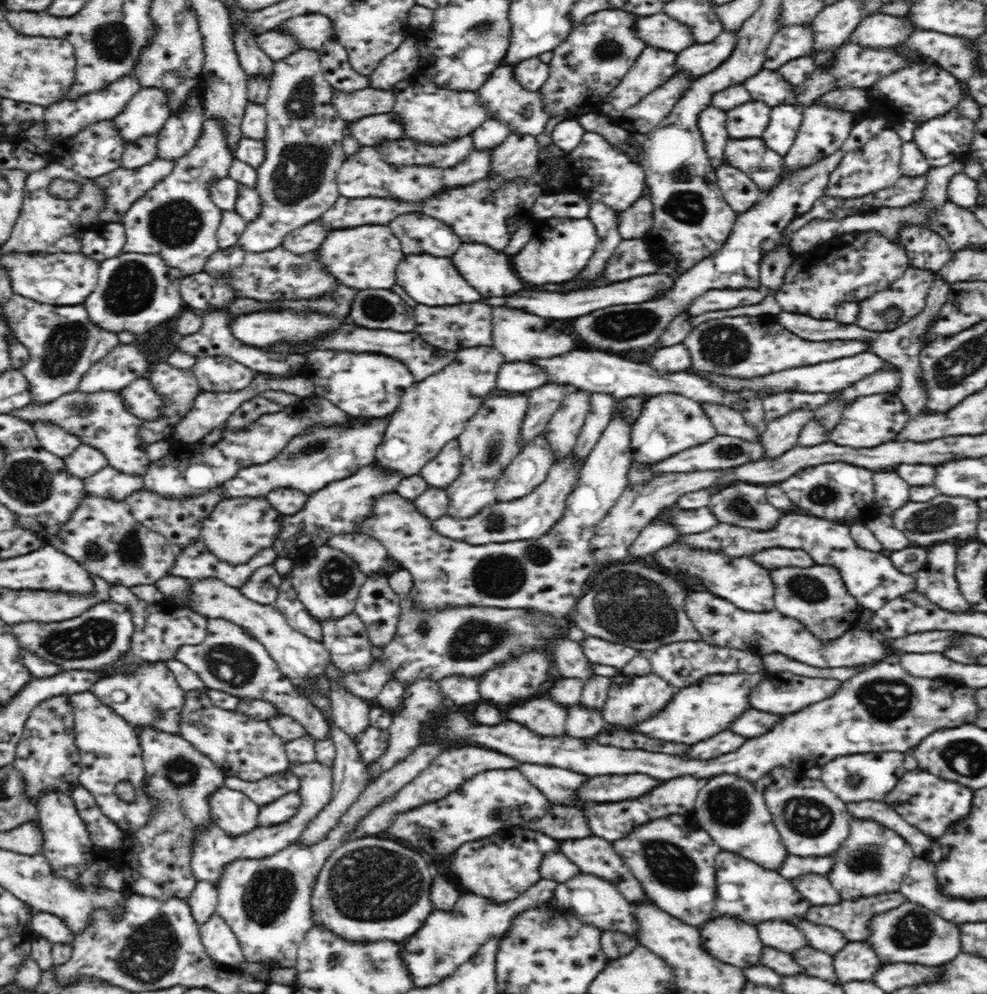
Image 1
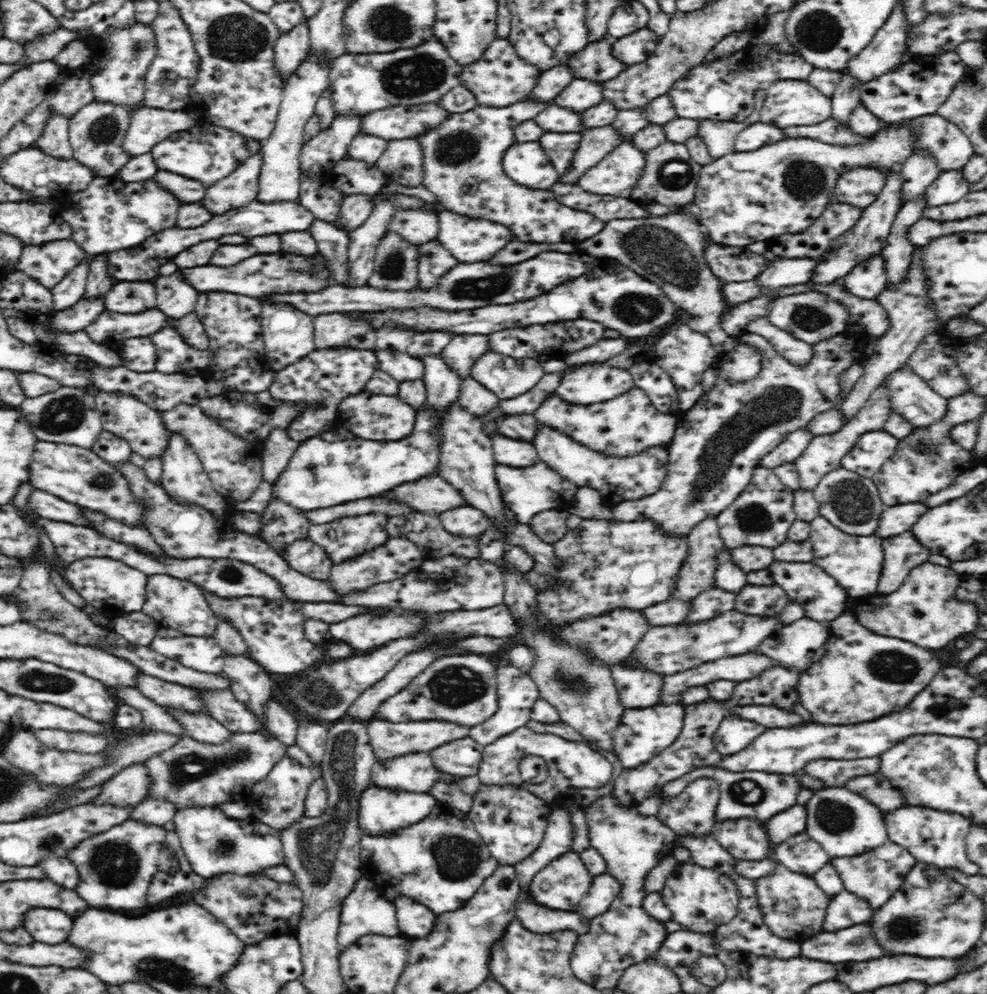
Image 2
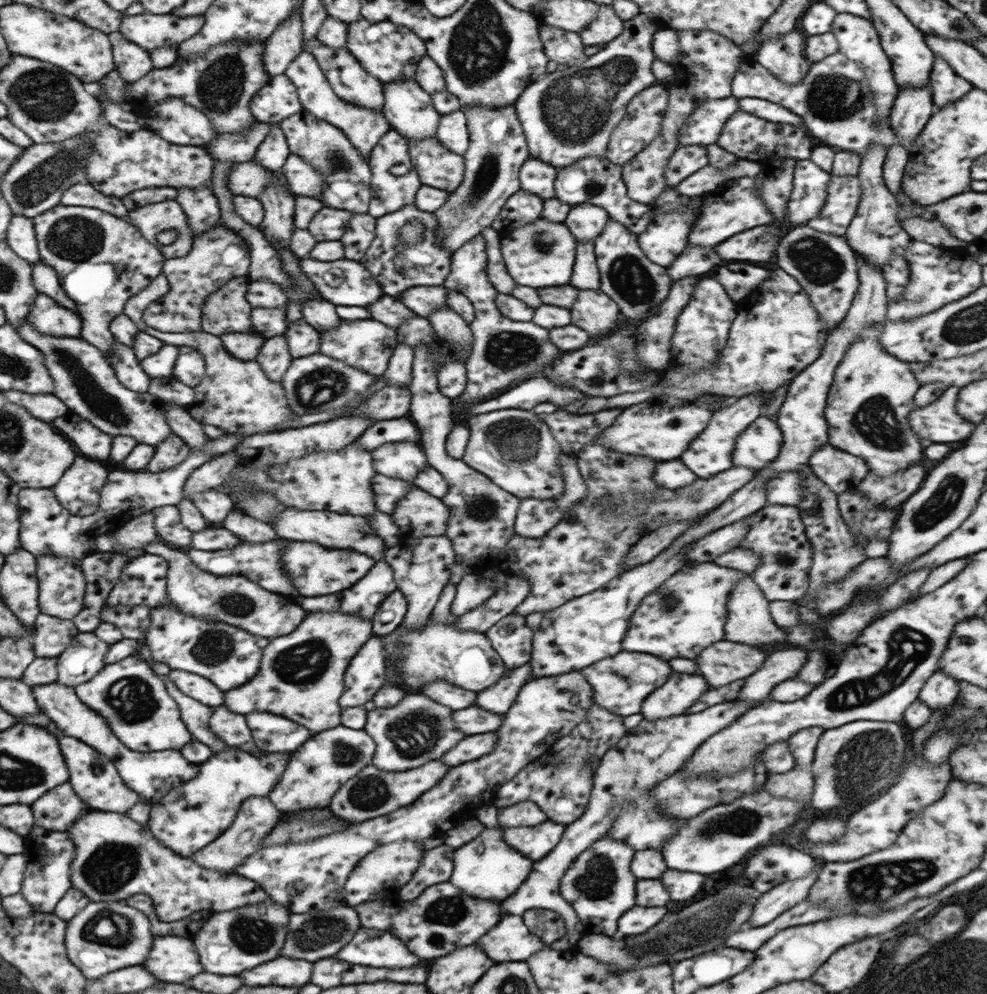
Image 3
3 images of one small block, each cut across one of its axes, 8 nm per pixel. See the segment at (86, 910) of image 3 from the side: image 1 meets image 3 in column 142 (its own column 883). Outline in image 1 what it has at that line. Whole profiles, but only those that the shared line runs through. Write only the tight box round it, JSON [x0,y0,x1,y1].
[868,900,960,966]

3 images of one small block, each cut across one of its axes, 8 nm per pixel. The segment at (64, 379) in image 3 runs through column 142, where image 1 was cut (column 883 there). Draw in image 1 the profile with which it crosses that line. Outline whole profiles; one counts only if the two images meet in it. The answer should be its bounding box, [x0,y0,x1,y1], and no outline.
[829,392,912,448]

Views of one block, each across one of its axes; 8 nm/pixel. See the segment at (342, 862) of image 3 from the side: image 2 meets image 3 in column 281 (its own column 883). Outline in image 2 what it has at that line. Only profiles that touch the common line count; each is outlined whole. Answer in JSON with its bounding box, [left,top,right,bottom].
[829,842,916,911]

